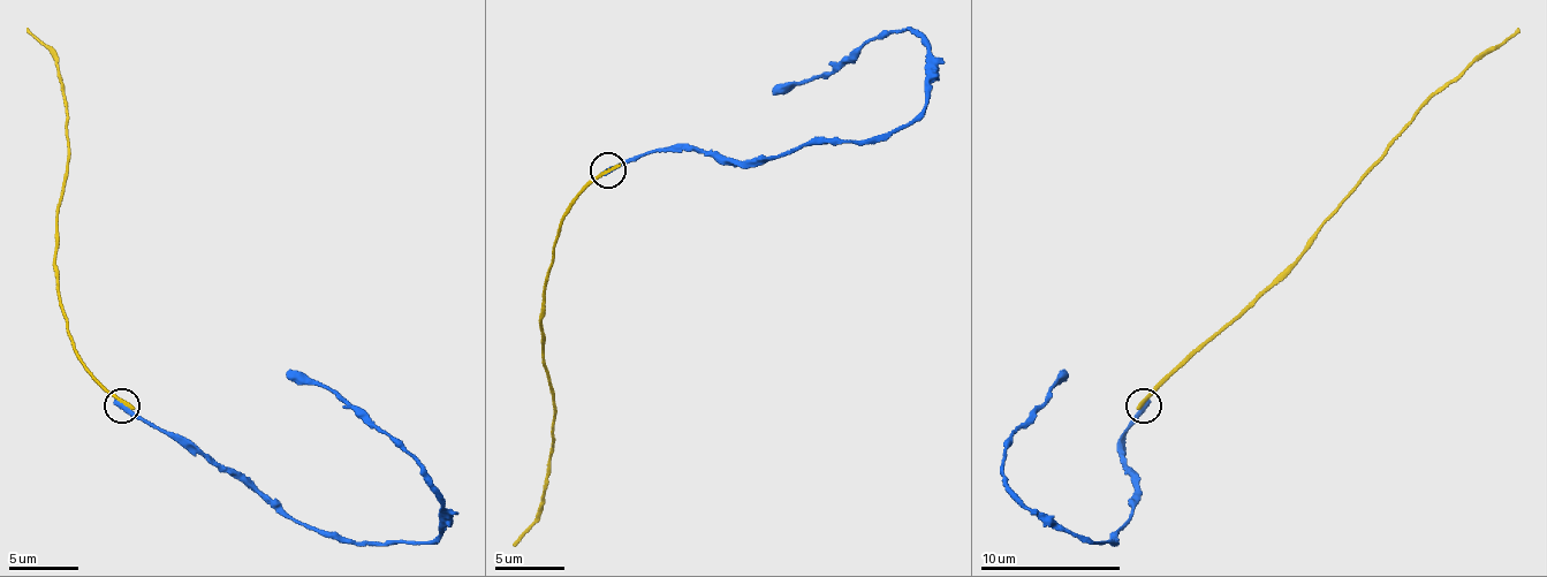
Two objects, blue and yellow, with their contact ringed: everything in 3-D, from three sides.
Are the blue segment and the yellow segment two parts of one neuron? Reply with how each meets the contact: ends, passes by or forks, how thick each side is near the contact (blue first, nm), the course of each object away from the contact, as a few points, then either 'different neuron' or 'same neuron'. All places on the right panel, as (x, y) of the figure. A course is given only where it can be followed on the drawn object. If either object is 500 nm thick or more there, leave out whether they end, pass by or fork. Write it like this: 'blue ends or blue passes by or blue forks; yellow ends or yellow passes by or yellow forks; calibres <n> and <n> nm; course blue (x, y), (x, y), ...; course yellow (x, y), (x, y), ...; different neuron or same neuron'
blue ends; yellow ends; calibres 480 and 320 nm; course blue (1143, 404), (1124, 429), (1128, 521), (1114, 541), (1086, 541), (1037, 517), (1002, 471), (1006, 443), (1066, 373); course yellow (1143, 404), (1304, 250), (1388, 142), (1426, 104), (1521, 30); different neuron

